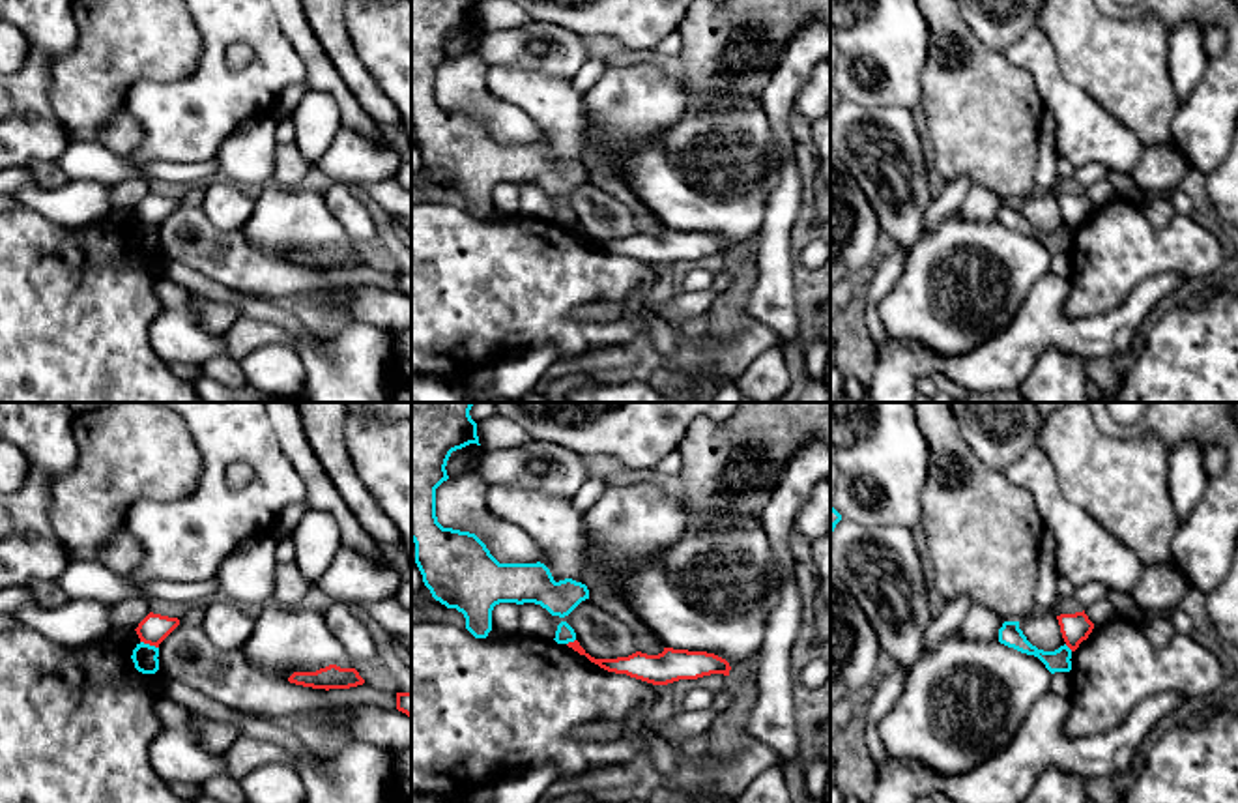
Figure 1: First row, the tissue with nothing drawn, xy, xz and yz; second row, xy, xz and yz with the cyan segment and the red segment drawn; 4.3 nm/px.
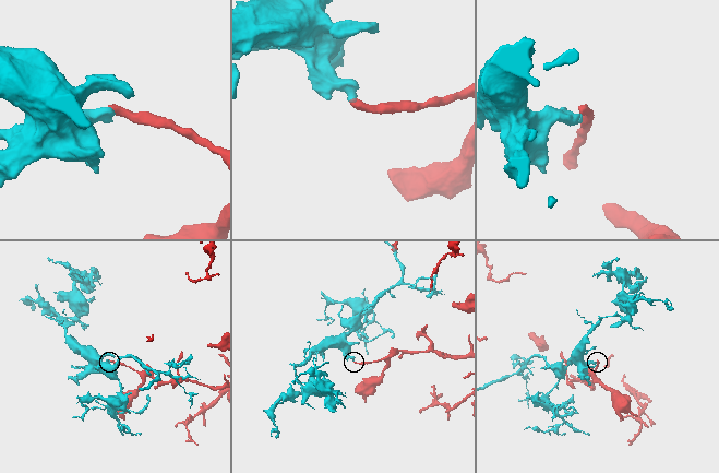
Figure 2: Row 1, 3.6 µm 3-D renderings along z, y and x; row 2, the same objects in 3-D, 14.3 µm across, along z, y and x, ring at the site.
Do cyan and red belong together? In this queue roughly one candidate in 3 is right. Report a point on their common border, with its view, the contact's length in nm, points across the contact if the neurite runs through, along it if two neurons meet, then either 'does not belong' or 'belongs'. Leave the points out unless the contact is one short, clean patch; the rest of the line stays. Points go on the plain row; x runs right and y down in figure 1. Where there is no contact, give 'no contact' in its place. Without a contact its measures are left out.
contact xy (148, 225); length 90 nm; border xy (141, 221), (158, 229); does not belong

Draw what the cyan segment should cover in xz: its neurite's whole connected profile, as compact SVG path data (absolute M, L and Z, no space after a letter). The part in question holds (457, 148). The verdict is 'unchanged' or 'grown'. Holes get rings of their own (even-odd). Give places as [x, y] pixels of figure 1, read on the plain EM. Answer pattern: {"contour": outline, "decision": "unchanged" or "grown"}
{"contour": "M411 0L411 122L425 167L464 195L475 219L488 217L499 183L535 183L552 197L569 197L589 180L585 165L555 163L540 142L499 144L475 114L438 103L436 69L449 60L447 41L469 24L481 26L473 0Z", "decision": "unchanged"}

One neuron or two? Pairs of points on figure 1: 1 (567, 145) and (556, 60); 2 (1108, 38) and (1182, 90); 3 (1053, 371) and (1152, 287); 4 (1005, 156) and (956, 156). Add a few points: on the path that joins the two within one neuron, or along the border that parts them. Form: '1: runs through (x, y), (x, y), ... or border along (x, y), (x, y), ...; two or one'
1: border along (515, 68), (569, 79); two
2: border along (1167, 40), (1167, 73), (1179, 102); two
3: border along (1085, 362), (1048, 349), (1031, 375); two
4: runs through (993, 156), (967, 156); one

